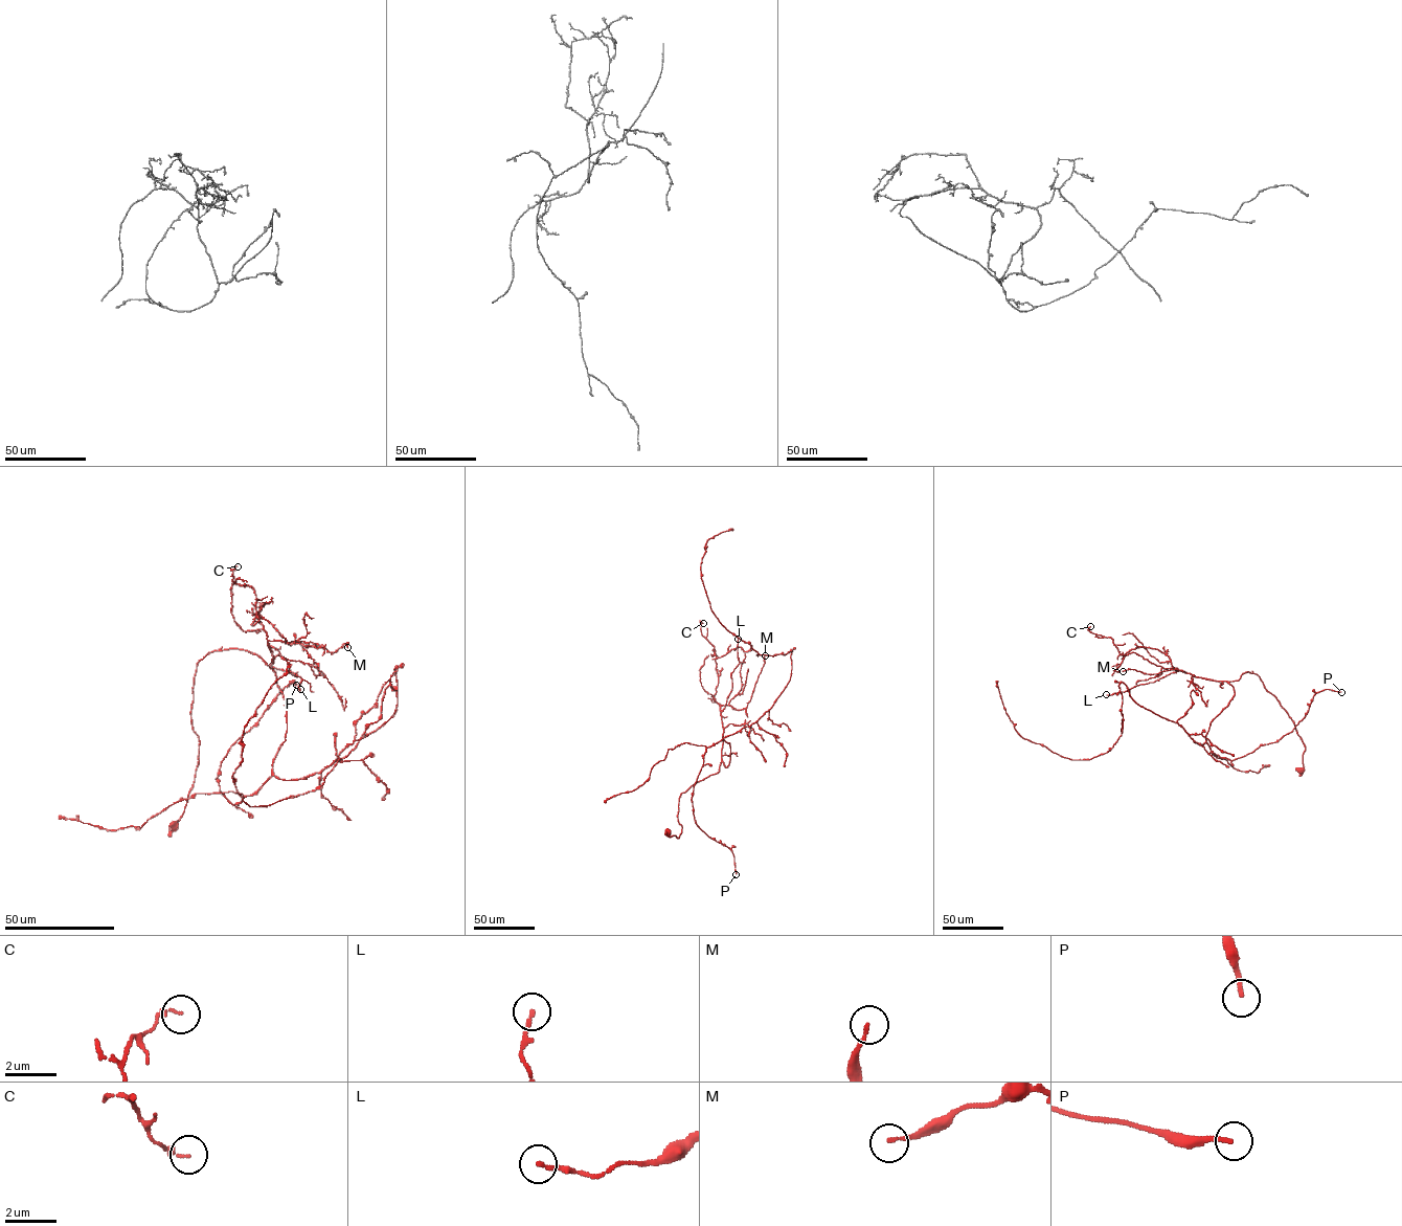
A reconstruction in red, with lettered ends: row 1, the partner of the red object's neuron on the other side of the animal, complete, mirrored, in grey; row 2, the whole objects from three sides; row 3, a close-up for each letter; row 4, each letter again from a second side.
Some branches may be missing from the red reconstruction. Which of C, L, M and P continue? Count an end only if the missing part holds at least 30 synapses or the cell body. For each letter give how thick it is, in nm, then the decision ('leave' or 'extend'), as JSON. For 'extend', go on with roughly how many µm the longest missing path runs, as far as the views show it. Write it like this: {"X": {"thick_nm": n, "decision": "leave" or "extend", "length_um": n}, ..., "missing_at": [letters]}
{"C": {"thick_nm": 140, "decision": "leave"}, "L": {"thick_nm": 150, "decision": "leave"}, "M": {"thick_nm": 140, "decision": "leave"}, "P": {"thick_nm": 180, "decision": "extend", "length_um": 200}, "missing_at": ["P"]}

